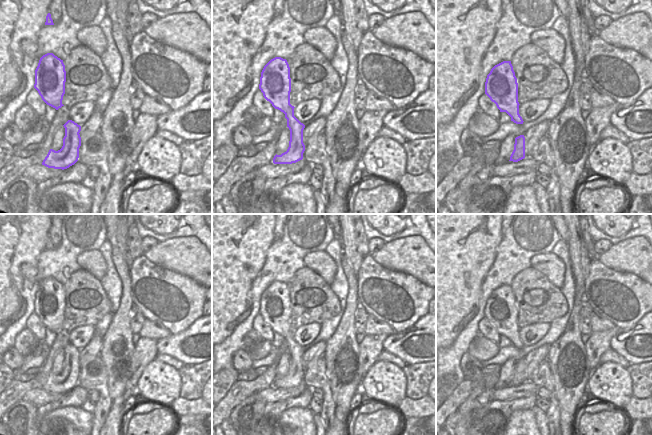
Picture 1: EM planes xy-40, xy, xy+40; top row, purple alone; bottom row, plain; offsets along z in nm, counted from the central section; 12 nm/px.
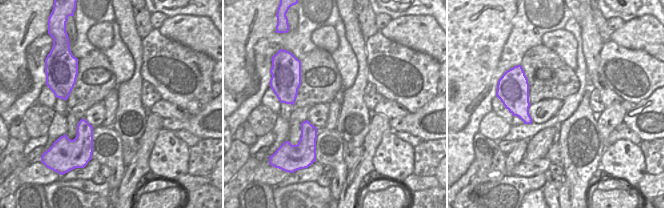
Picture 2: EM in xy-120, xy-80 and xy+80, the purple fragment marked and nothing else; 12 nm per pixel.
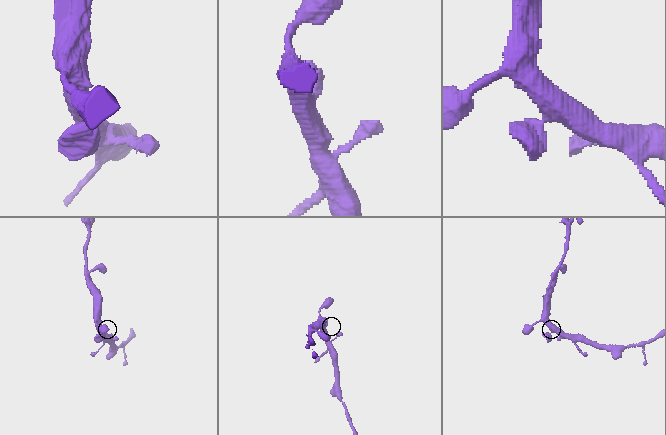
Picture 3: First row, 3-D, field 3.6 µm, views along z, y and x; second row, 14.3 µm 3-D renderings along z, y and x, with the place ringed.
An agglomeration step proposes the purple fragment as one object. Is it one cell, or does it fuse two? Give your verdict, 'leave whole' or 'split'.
leave whole

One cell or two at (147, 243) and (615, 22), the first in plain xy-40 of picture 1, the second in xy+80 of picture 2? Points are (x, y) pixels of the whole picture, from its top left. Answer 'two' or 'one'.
one

